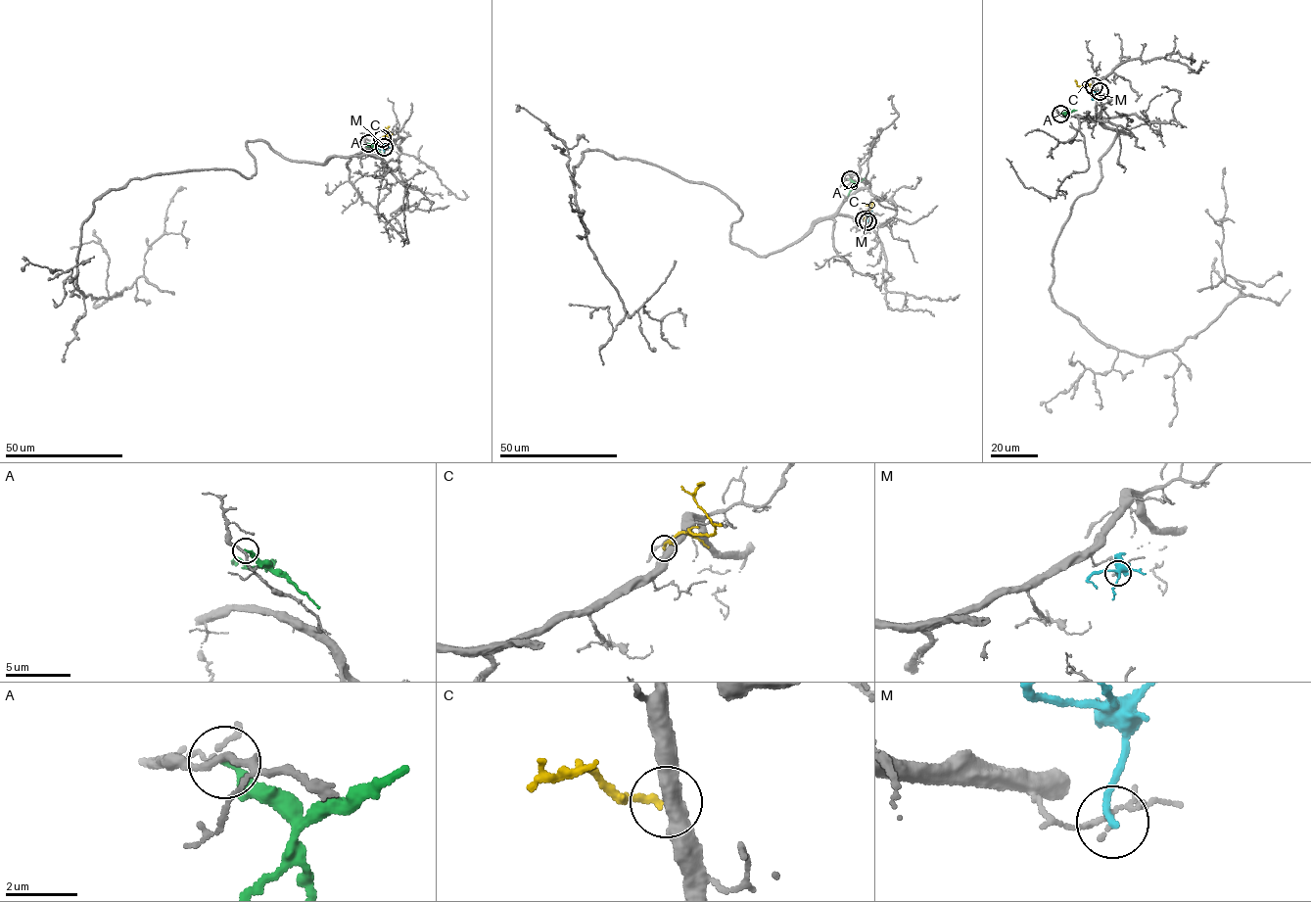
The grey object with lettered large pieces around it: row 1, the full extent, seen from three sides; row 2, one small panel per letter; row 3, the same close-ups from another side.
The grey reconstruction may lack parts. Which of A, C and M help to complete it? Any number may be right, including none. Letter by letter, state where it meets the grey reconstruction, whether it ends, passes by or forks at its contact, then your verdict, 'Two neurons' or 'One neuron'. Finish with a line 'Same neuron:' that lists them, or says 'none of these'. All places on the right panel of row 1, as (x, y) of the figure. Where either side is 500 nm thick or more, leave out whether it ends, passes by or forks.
A: Touches grey at (1060, 114). It ends there. Two neurons
C: Touches grey at (1094, 86). It ends there. Two neurons
M: Touches grey at (1100, 91). It ends there. Two neurons
Same neuron: none of these

